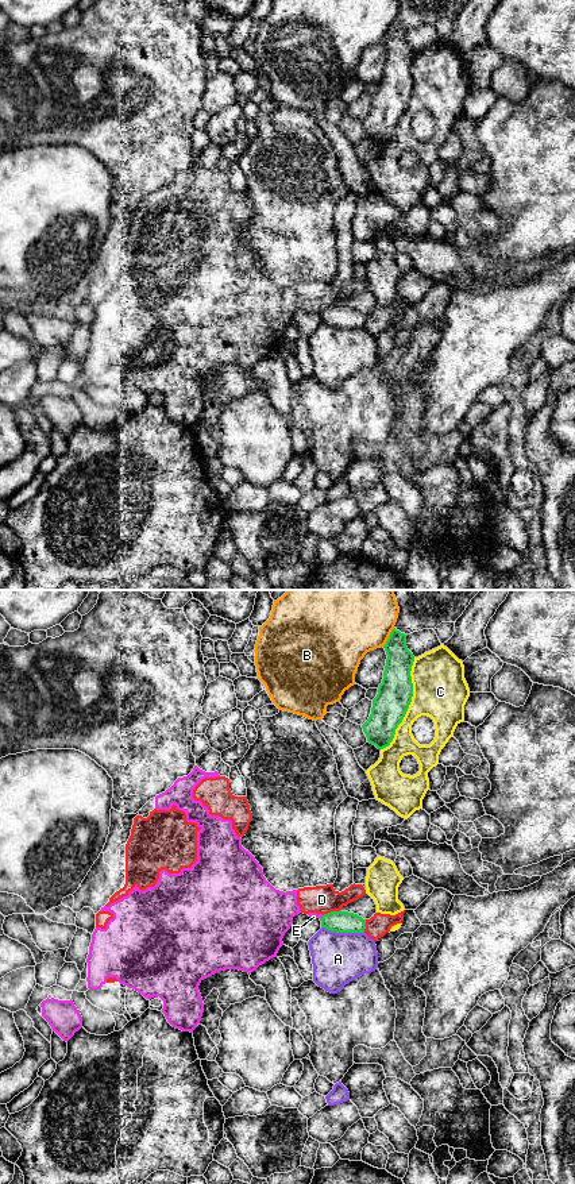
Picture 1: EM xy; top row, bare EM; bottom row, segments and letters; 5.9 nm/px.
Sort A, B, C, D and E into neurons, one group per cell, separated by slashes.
A / B / C / D E

